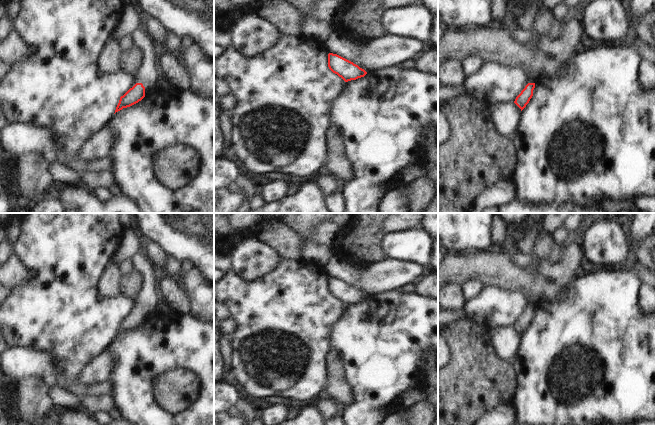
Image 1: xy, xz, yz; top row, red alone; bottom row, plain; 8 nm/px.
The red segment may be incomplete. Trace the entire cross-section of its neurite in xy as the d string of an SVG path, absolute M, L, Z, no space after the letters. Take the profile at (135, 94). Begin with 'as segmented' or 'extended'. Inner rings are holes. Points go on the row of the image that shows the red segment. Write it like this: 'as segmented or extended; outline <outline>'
extended; outline M136 29L131 34L135 47L143 54L142 65L134 76L136 84L120 97L115 113L141 101L145 95L160 84L156 72L154 43L146 31Z

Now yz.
extended; outline M525 75L527 78L528 84L521 91L521 93L516 97L514 103L521 109L521 111L529 103L530 99L533 96L533 90L535 88L536 80L533 75Z

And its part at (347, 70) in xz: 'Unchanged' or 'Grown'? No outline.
Unchanged

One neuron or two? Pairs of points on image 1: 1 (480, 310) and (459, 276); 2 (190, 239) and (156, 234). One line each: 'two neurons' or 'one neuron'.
1: two neurons
2: one neuron

